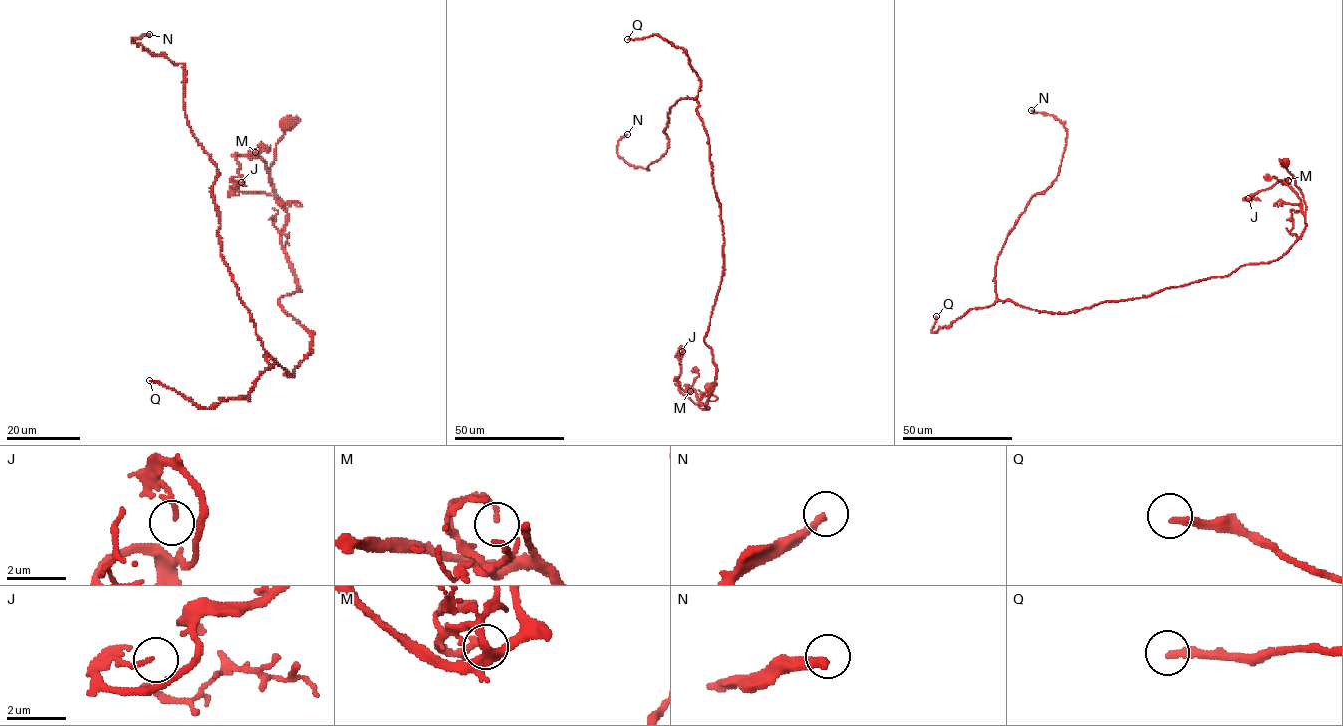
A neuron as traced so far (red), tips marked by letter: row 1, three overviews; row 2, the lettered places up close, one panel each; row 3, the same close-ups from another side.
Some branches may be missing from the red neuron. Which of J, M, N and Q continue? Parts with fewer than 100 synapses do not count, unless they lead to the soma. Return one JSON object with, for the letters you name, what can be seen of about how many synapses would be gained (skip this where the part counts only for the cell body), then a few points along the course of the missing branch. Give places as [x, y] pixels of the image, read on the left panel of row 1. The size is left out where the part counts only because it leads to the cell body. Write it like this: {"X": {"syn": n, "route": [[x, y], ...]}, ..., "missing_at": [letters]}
{"Q": {"syn": 100}, "missing_at": ["Q"]}

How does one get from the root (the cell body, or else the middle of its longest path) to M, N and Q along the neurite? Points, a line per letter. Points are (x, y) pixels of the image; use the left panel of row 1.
M: (287, 123), (270, 167), (272, 189), (284, 208), (276, 199), (267, 166), (249, 150), (255, 152)
N: (287, 123), (278, 303), (312, 350), (291, 376), (149, 34)
Q: (287, 123), (278, 303), (312, 351), (208, 408), (149, 380)

